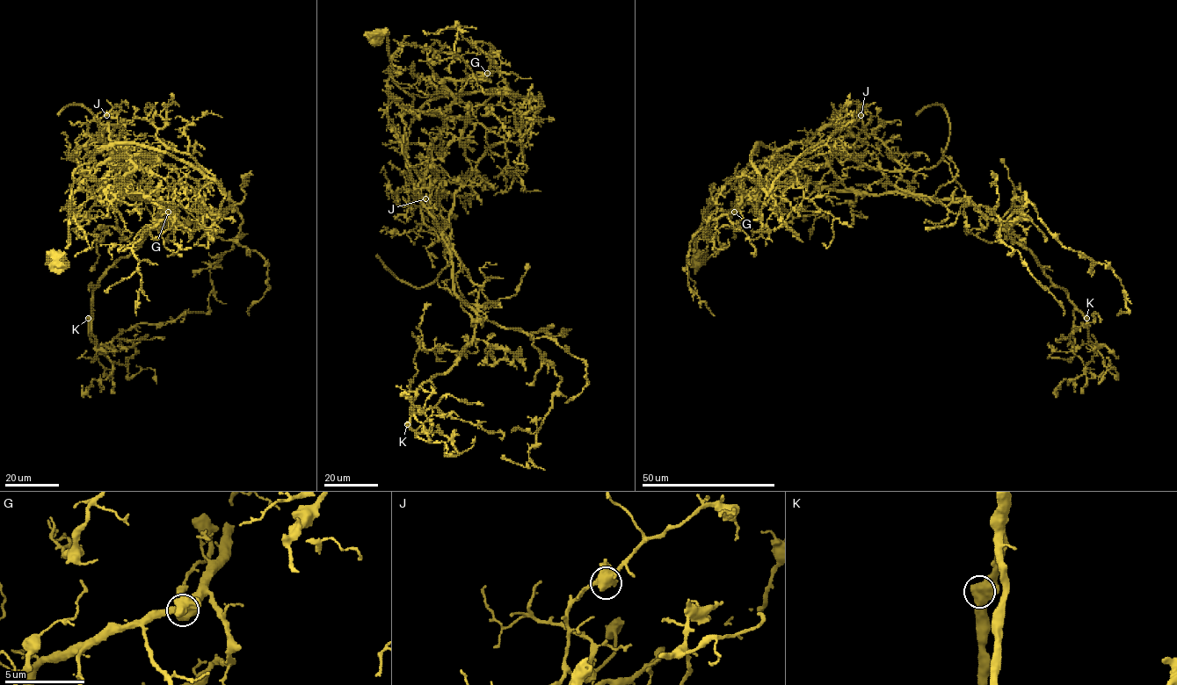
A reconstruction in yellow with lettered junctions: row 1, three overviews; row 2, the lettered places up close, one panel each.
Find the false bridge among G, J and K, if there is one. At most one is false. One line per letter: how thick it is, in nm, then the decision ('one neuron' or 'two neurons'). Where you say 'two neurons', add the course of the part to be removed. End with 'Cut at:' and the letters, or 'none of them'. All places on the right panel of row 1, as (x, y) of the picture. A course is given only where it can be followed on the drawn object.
G: calibre 550 nm; two neurons; course (734, 212), (769, 172), (825, 153), (890, 171), (932, 169), (944, 160), (967, 200), (955, 222), (925, 229)
J: calibre 600 nm; one neuron
K: calibre 600 nm; one neuron
Cut at: G

